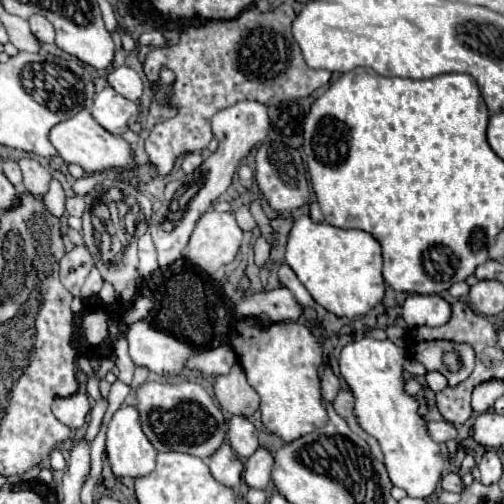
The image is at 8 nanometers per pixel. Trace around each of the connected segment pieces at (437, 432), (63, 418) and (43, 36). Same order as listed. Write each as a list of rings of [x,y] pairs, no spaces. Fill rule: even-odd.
[[[445,420],[429,422],[429,434],[437,442],[447,442],[447,440],[455,440],[457,438],[457,428],[453,424],[445,422]]]
[[[73,394],[67,398],[57,398],[53,402],[53,414],[59,422],[69,426],[71,430],[77,430],[85,424],[85,416],[89,412],[89,400],[87,394]]]
[[[31,16],[29,18],[29,24],[31,24],[31,32],[43,44],[53,44],[55,42],[55,28],[49,24],[49,20],[45,20],[43,16]]]

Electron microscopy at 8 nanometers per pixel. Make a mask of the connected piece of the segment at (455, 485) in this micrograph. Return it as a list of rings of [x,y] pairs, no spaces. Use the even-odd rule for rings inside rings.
[[[449,472],[443,476],[443,482],[441,482],[443,490],[447,492],[461,492],[461,478],[455,474],[455,472]]]

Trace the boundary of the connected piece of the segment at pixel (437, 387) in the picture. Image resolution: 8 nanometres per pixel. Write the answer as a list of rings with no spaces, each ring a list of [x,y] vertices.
[[[427,372],[427,386],[437,394],[437,392],[441,392],[447,386],[447,380],[439,372]]]

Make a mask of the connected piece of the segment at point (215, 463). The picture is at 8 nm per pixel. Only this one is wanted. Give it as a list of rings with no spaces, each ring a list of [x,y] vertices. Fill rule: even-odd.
[[[223,444],[221,448],[217,448],[213,452],[213,456],[209,456],[207,466],[213,474],[213,478],[225,486],[235,486],[241,480],[241,470],[243,470],[243,462],[233,454],[229,444]]]

